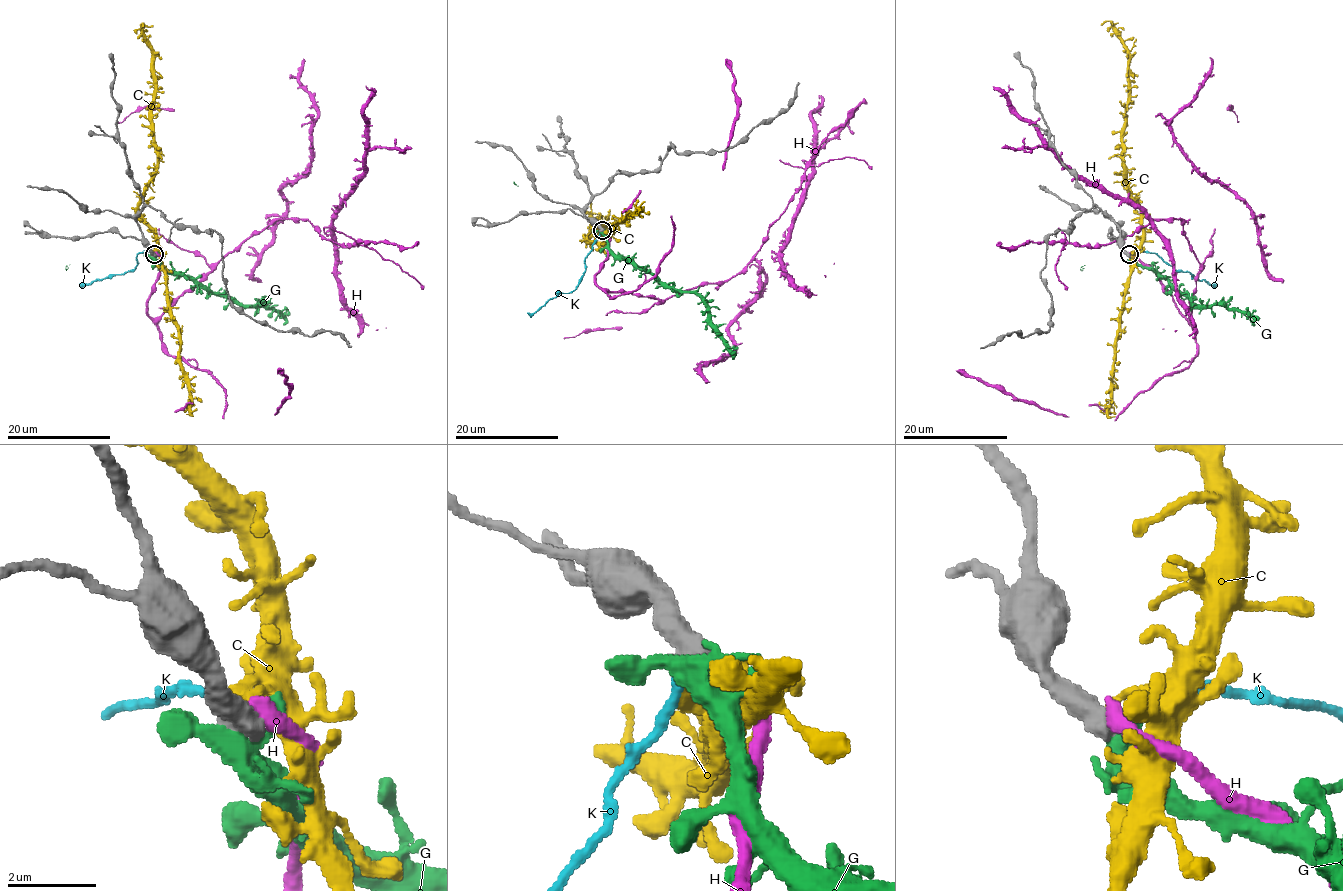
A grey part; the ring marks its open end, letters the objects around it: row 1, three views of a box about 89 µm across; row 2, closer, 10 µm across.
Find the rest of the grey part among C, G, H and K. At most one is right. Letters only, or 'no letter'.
H

